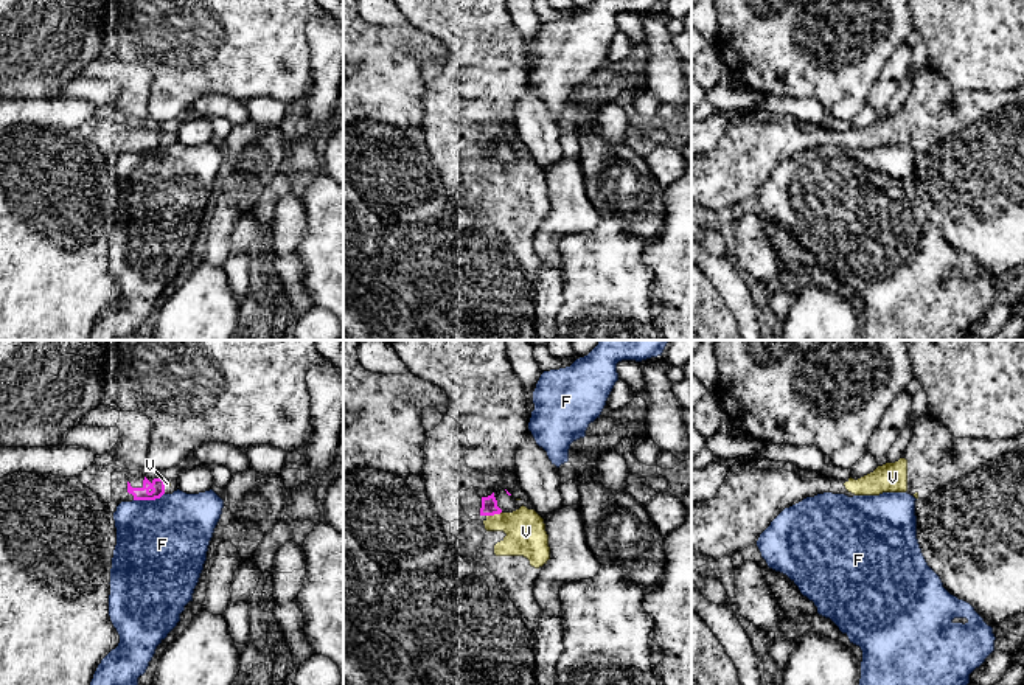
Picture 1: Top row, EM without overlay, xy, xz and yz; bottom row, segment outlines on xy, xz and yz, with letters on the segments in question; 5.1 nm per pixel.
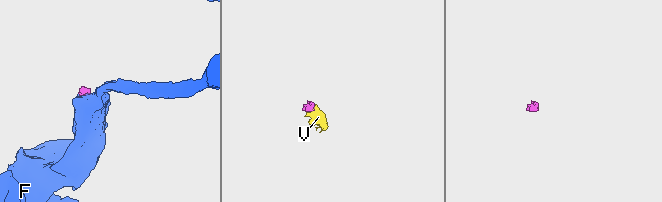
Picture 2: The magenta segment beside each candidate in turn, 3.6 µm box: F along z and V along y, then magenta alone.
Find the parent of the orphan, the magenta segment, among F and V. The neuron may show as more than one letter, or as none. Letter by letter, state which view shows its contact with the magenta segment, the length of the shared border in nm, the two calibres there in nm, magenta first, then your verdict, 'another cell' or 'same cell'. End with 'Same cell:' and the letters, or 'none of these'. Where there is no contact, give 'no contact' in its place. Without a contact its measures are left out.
F: meets magenta in xy; contact 170 nm long; 70 nm thick on the magenta side, 480 nm on the other; another cell
V: meets magenta in xz; contact 80 nm long; 80 nm thick on the magenta side, 200 nm on the other; same cell
Same cell: V

